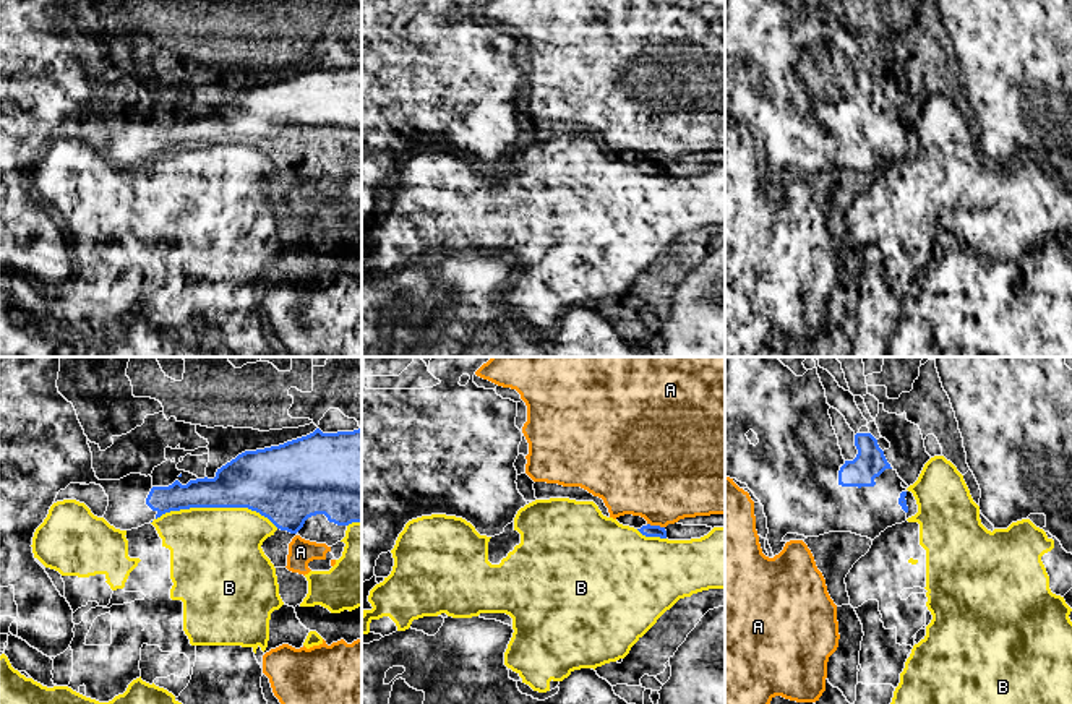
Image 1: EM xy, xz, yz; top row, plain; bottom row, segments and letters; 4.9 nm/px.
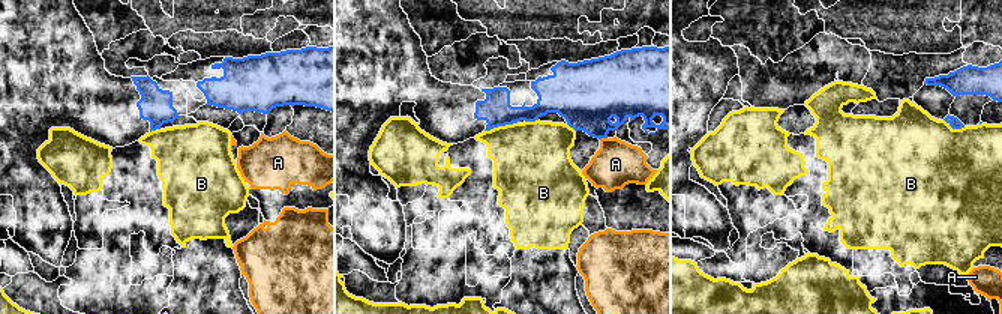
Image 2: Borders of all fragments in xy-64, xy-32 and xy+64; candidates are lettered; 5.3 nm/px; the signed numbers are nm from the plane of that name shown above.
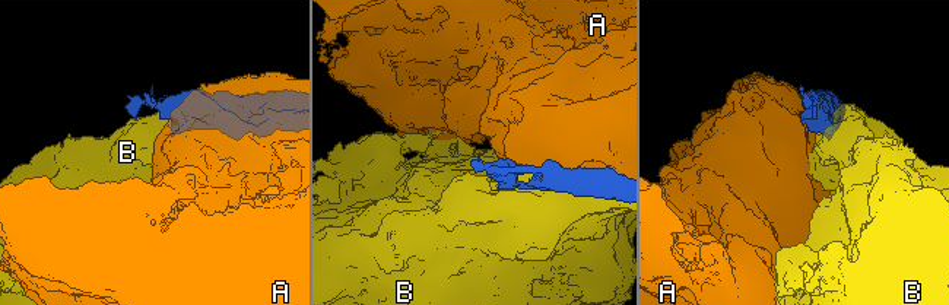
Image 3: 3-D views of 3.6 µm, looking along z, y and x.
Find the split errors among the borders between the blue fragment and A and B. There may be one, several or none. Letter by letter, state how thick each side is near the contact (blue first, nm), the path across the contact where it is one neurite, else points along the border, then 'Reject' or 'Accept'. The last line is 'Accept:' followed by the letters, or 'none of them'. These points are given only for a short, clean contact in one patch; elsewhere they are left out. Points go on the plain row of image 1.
A: Thickness 60 nm (blue) against 460 nm. Reject
B: Thickness 300 nm (blue) against 460 nm. Reject
Accept: none of them

